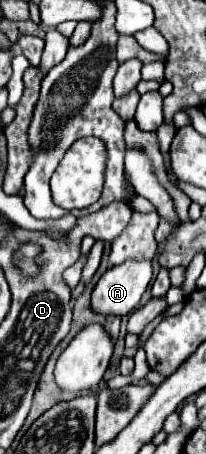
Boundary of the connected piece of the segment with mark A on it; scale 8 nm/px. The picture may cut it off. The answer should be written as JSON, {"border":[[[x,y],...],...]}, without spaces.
{"border":[[[129,260],[109,268],[97,282],[91,294],[95,312],[107,316],[129,314],[141,300],[153,278],[151,260]]]}

